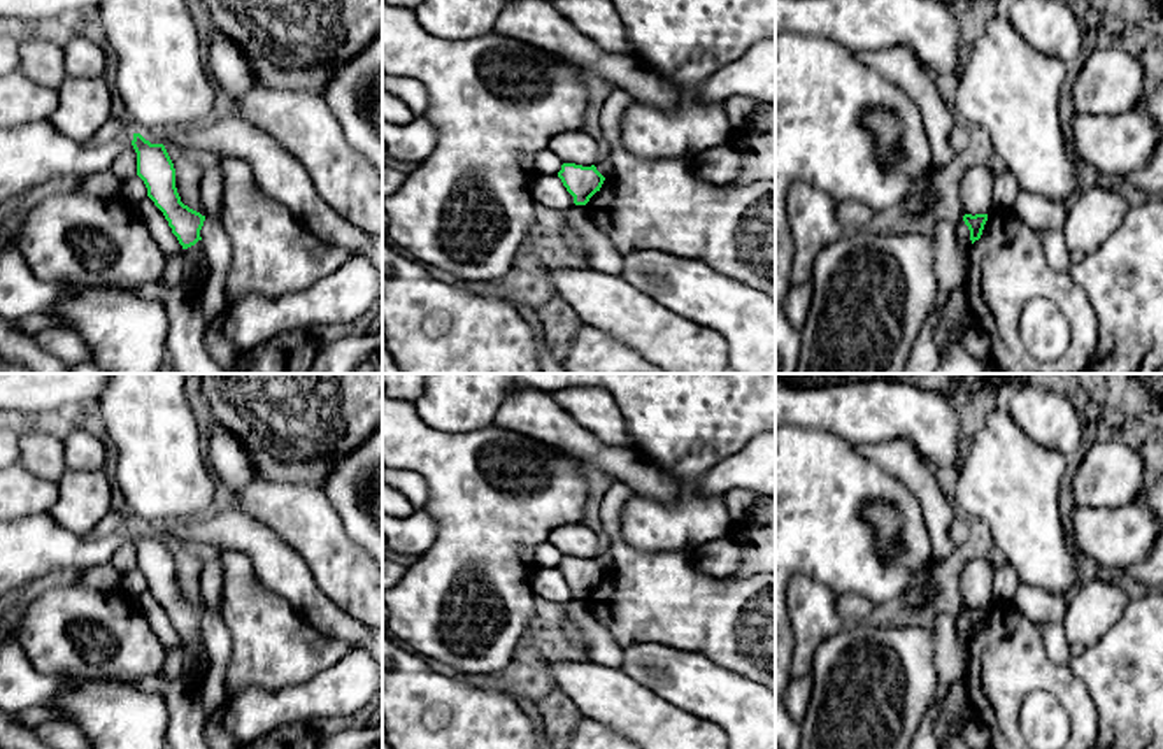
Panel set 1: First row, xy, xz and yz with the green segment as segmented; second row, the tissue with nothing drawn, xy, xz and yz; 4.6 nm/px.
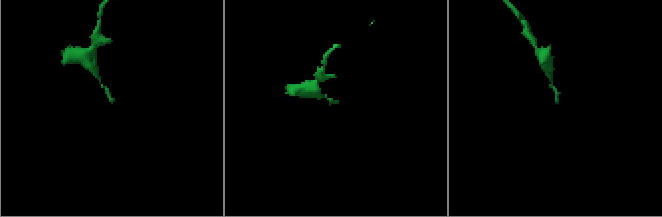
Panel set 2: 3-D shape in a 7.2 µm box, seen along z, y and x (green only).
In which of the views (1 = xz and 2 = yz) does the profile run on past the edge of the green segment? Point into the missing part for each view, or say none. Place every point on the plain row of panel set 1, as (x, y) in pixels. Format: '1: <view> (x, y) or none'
1: none
2: none

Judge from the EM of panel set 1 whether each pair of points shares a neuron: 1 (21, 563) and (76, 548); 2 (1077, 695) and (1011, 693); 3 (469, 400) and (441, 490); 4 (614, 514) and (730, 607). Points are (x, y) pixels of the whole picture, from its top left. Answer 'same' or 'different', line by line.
1: same
2: same
3: different
4: same

